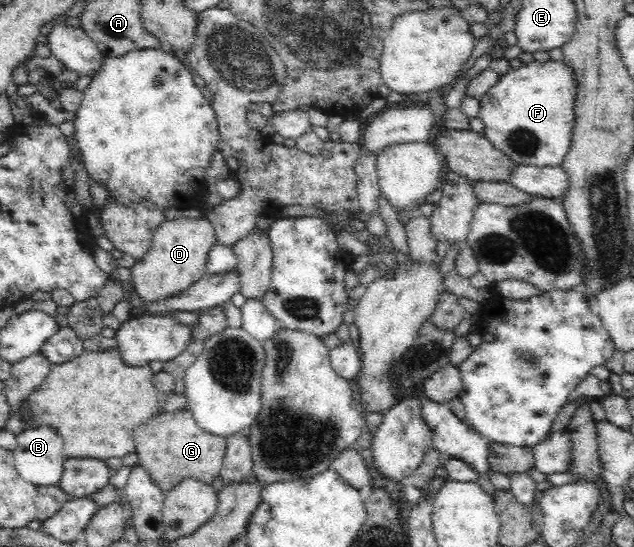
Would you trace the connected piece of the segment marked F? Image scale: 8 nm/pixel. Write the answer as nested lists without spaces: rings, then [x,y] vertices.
[[[532,61],[517,69],[510,69],[501,76],[500,81],[480,100],[480,116],[484,124],[484,135],[504,154],[520,165],[535,167],[555,167],[561,165],[572,142],[574,124],[576,124],[576,99],[579,96],[579,82],[574,69],[566,61]]]

